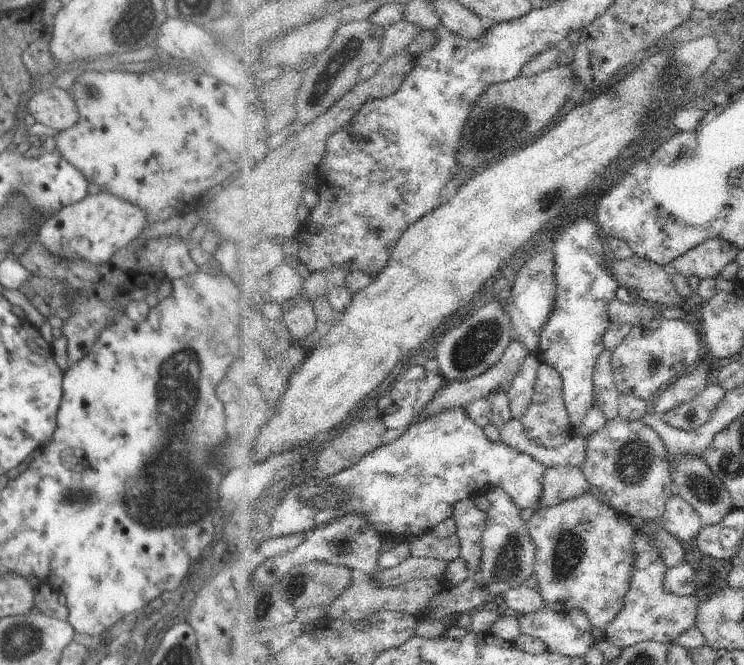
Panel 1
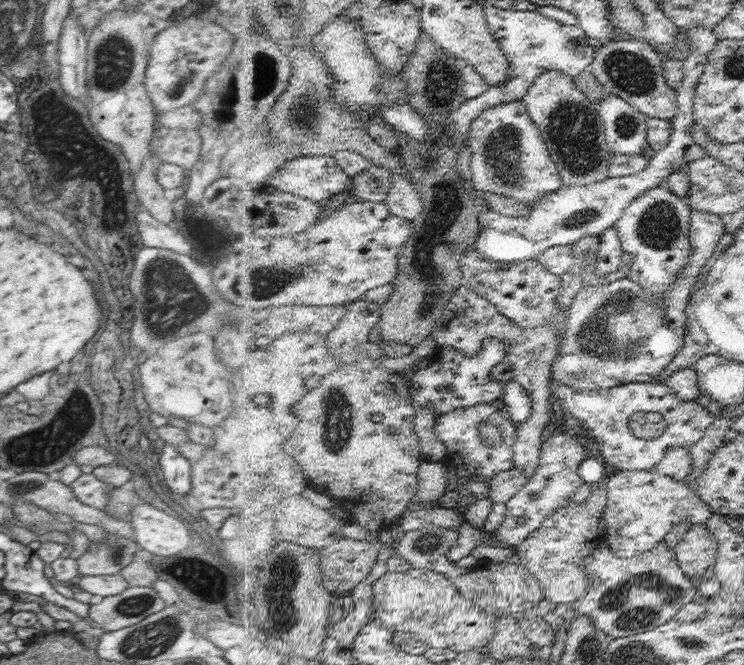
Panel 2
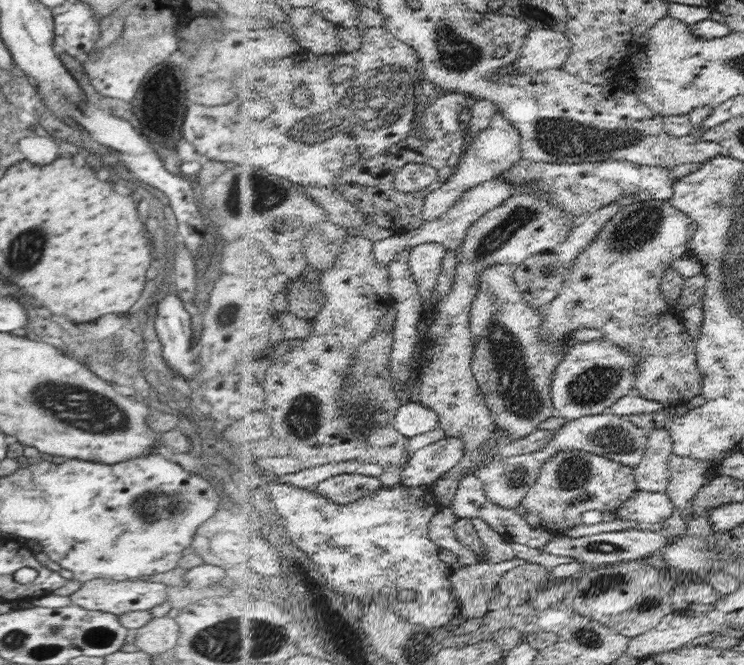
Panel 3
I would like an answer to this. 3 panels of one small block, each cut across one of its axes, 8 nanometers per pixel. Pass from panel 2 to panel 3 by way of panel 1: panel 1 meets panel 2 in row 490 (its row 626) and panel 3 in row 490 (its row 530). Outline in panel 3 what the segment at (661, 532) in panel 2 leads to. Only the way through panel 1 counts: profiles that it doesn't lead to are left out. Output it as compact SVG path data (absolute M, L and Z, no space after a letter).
M639 489L618 509L617 517L646 524L663 523L673 517L677 506L665 491Z

